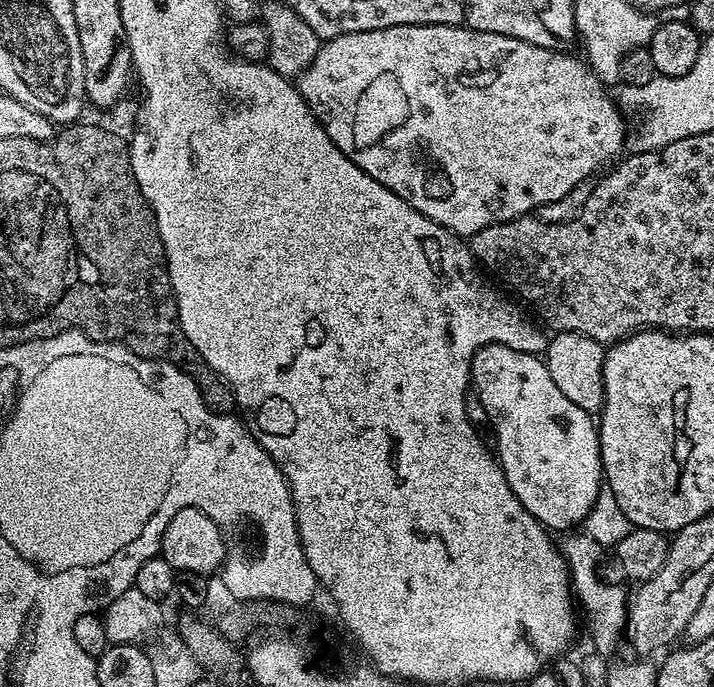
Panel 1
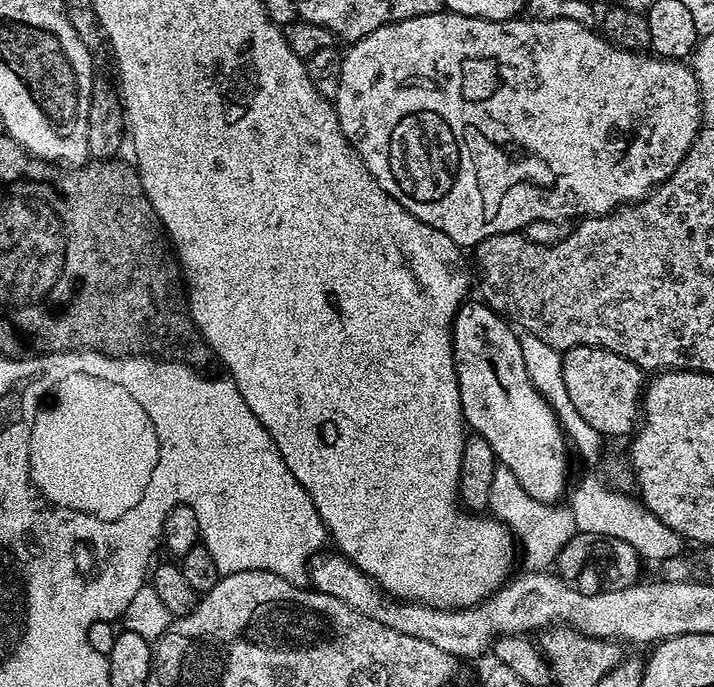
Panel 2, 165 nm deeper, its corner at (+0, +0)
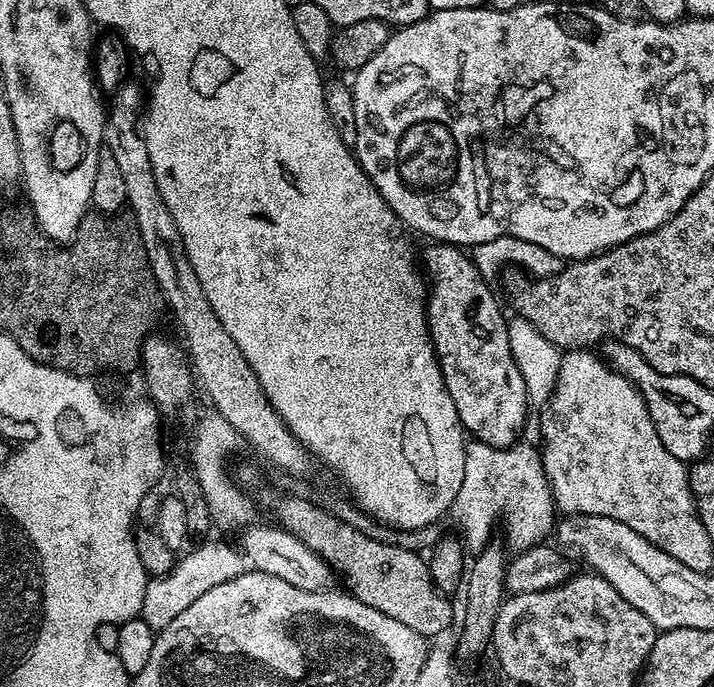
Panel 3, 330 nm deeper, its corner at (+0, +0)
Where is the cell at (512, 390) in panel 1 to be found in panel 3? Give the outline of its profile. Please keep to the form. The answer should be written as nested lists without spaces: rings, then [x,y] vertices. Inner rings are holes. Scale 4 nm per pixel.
[[[432,242],[427,246],[429,248],[425,250],[424,256],[422,252],[422,268],[426,273],[427,283],[431,285],[426,292],[428,332],[432,336],[432,345],[436,348],[436,361],[440,364],[446,390],[450,398],[454,398],[458,418],[465,433],[473,441],[509,448],[521,439],[524,421],[530,416],[530,405],[526,382],[522,382],[522,374],[514,362],[514,354],[510,354],[506,315],[504,316],[495,294],[492,293],[493,285],[484,280],[473,264],[471,255],[463,247],[439,242]]]

